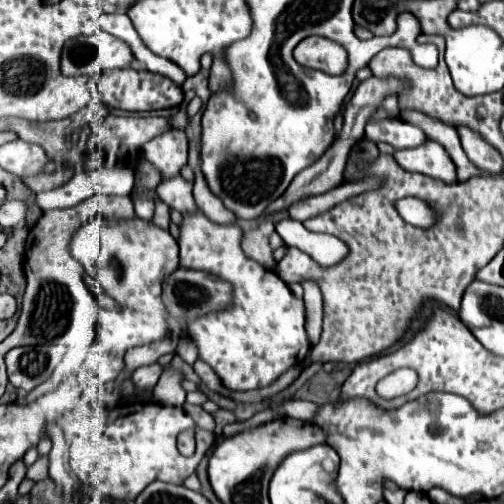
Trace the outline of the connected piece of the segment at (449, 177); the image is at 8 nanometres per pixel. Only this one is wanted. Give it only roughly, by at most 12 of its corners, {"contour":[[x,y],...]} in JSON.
{"contour":[[428,139],[418,147],[396,151],[404,171],[456,181],[446,149]]}

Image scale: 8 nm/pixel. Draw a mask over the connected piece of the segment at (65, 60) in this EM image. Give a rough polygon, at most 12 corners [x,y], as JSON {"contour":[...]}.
{"contour":[[110,33],[64,43],[62,75],[96,75],[132,61]]}

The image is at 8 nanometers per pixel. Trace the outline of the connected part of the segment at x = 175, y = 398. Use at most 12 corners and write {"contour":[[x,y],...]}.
{"contour":[[164,369],[154,387],[162,405],[184,405],[182,371]]}

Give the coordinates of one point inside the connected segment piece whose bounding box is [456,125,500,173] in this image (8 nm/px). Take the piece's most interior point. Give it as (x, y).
(480, 152)

